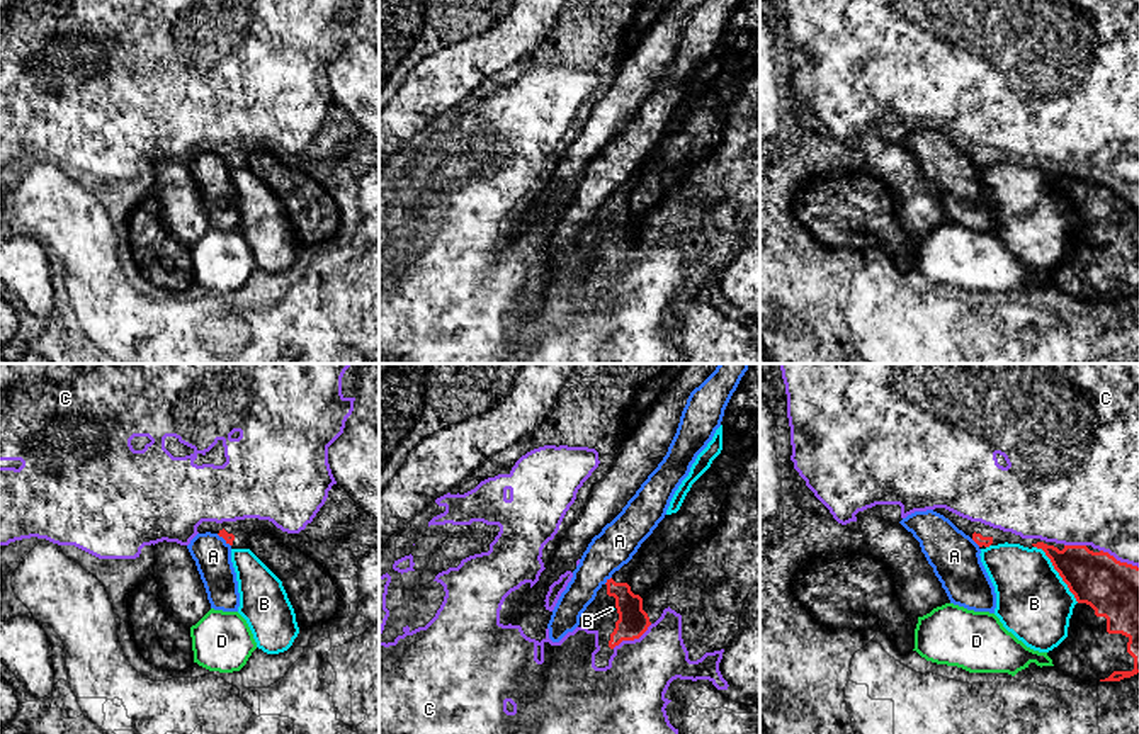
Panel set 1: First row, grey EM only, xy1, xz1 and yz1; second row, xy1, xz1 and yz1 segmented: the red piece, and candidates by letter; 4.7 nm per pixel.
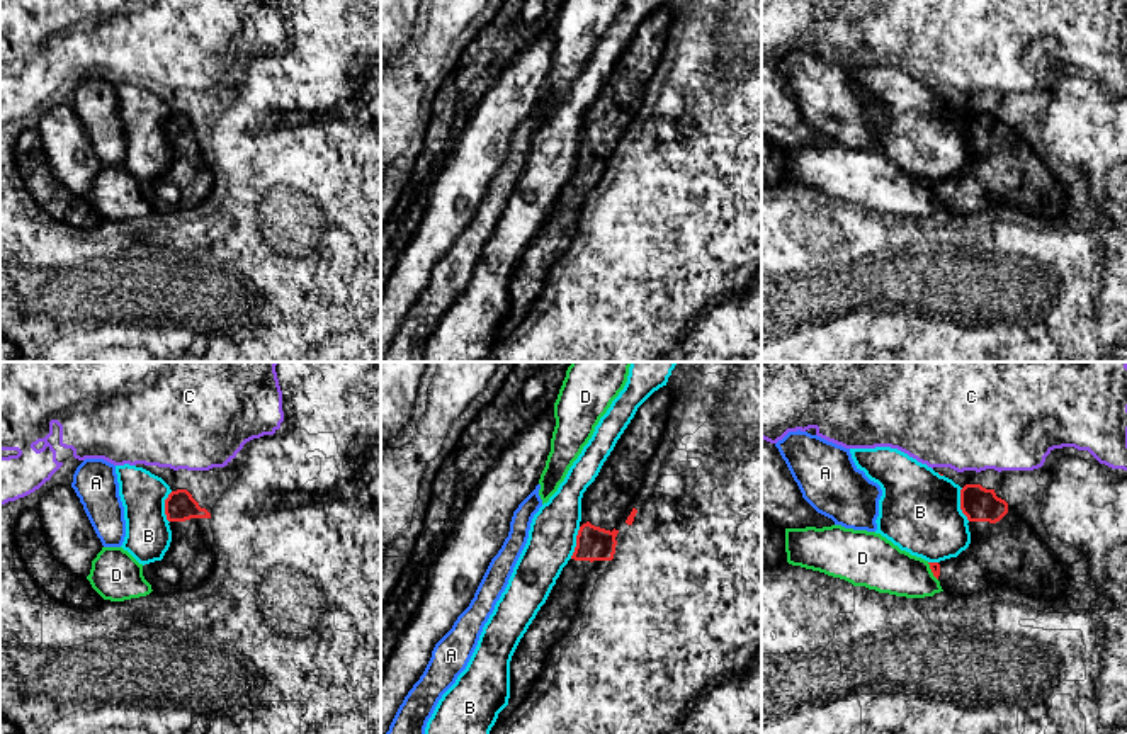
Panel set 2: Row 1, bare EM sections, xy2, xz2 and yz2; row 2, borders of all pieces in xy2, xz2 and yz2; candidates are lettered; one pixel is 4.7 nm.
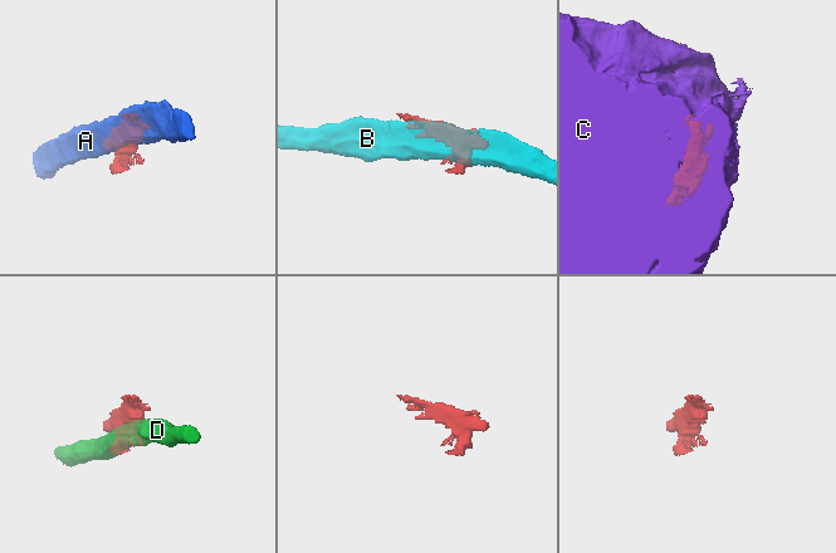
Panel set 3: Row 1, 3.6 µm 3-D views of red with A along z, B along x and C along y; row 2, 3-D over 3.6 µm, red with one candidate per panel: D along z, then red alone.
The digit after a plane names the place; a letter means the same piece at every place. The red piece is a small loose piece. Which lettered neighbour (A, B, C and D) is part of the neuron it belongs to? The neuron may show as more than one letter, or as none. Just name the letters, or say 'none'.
none

